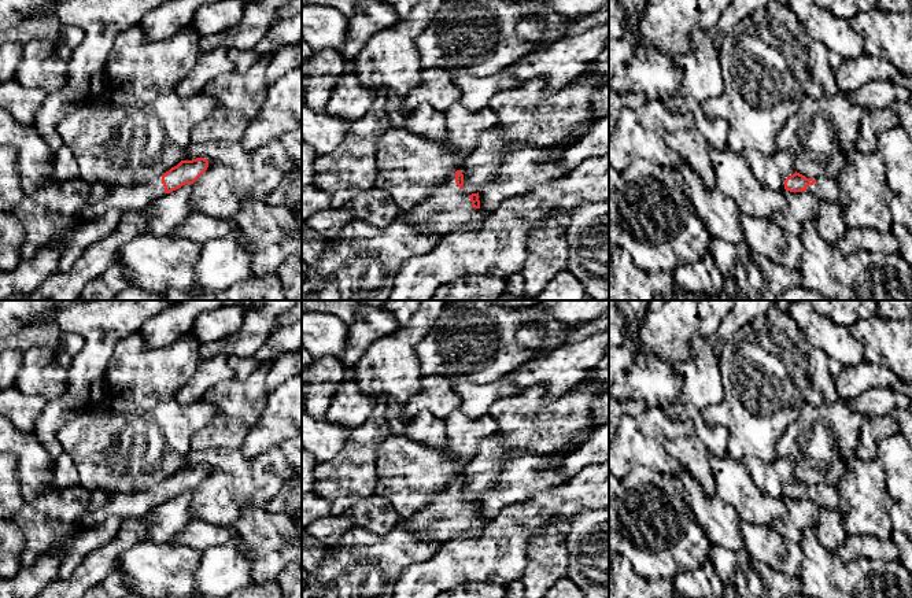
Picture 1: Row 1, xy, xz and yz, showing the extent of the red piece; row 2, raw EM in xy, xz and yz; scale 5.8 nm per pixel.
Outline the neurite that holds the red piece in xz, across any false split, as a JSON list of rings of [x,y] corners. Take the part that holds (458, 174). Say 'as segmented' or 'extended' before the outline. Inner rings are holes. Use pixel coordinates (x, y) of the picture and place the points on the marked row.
extended | [[[457,170],[444,184],[442,184],[431,196],[421,200],[414,208],[406,211],[406,219],[417,228],[418,232],[432,230],[436,232],[440,237],[485,217],[485,213],[480,210],[479,192],[466,195],[461,189],[464,187],[464,174],[461,170]]]

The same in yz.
extended | [[[797,171],[784,180],[784,189],[790,192],[808,191],[813,196],[816,196],[819,200],[831,202],[831,203],[842,204],[845,200],[845,195],[839,188],[837,180],[806,178]]]

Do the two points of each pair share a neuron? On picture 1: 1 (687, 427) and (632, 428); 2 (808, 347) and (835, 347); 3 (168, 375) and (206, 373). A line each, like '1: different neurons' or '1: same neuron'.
1: same neuron
2: different neurons
3: different neurons

